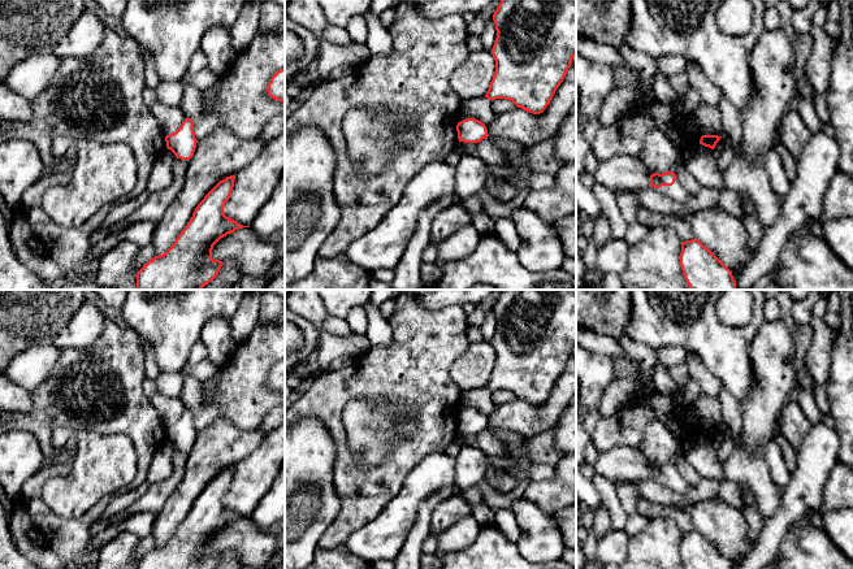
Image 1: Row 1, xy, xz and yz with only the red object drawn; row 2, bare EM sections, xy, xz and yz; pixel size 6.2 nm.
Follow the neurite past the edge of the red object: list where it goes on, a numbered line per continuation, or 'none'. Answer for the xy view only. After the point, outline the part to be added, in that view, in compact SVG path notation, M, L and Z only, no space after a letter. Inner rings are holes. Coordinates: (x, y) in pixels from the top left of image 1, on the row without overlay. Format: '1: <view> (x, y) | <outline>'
none

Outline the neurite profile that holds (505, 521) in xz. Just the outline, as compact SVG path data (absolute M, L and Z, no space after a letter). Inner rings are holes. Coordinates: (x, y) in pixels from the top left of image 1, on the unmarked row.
M511 509L495 511L495 520L493 525L499 531L502 531L506 535L506 538L511 542L516 542L520 537L520 527Z

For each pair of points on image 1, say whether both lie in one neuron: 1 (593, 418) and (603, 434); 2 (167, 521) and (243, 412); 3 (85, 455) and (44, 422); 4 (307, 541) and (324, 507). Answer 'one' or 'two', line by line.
1: two
2: two
3: two
4: one

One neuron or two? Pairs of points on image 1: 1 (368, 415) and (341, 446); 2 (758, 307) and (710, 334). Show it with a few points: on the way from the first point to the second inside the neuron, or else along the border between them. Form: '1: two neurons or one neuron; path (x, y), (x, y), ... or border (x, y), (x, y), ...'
1: two neurons; border (343, 425), (346, 428)
2: one neuron; path (756, 322), (744, 334), (726, 334)

